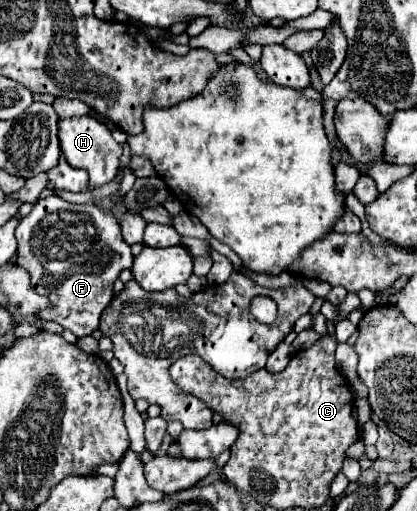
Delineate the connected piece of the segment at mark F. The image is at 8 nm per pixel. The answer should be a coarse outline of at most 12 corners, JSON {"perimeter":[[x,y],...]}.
{"perimeter":[[46,196],[20,220],[16,264],[52,304],[98,328],[134,260],[114,214]]}

